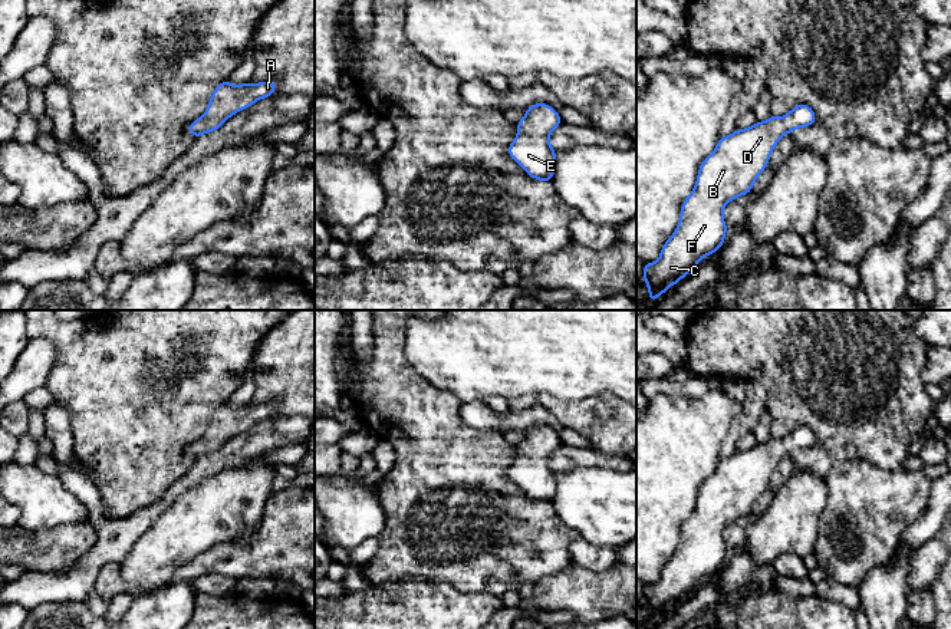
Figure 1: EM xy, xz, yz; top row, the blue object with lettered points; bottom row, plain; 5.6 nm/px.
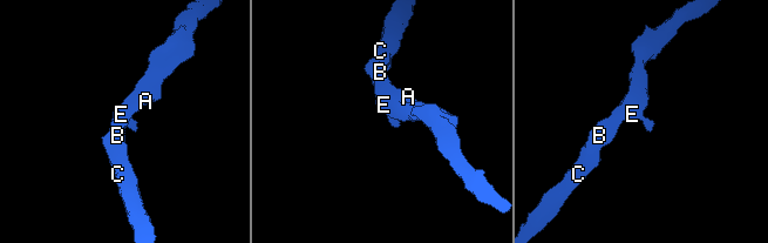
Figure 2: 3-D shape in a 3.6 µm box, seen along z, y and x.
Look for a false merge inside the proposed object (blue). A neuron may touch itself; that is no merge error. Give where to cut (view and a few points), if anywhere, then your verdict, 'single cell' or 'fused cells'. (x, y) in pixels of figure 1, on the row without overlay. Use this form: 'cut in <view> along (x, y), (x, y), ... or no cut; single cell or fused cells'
no cut; single cell

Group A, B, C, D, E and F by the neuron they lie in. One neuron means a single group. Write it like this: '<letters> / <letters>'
A B C D E F

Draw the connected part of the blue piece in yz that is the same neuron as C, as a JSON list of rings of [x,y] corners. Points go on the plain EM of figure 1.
[[[800,425],[783,439],[770,437],[764,444],[720,460],[715,471],[700,485],[695,508],[682,524],[679,544],[662,567],[659,580],[644,586],[648,623],[661,619],[702,579],[723,569],[728,553],[724,527],[751,514],[757,498],[769,488],[773,470],[786,455],[815,442],[815,432]]]

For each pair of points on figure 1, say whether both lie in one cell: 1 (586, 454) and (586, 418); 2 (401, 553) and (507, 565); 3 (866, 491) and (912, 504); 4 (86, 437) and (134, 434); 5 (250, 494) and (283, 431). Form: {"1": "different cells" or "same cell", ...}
{"1": "different cells", "2": "same cell", "3": "same cell", "4": "same cell", "5": "different cells"}

